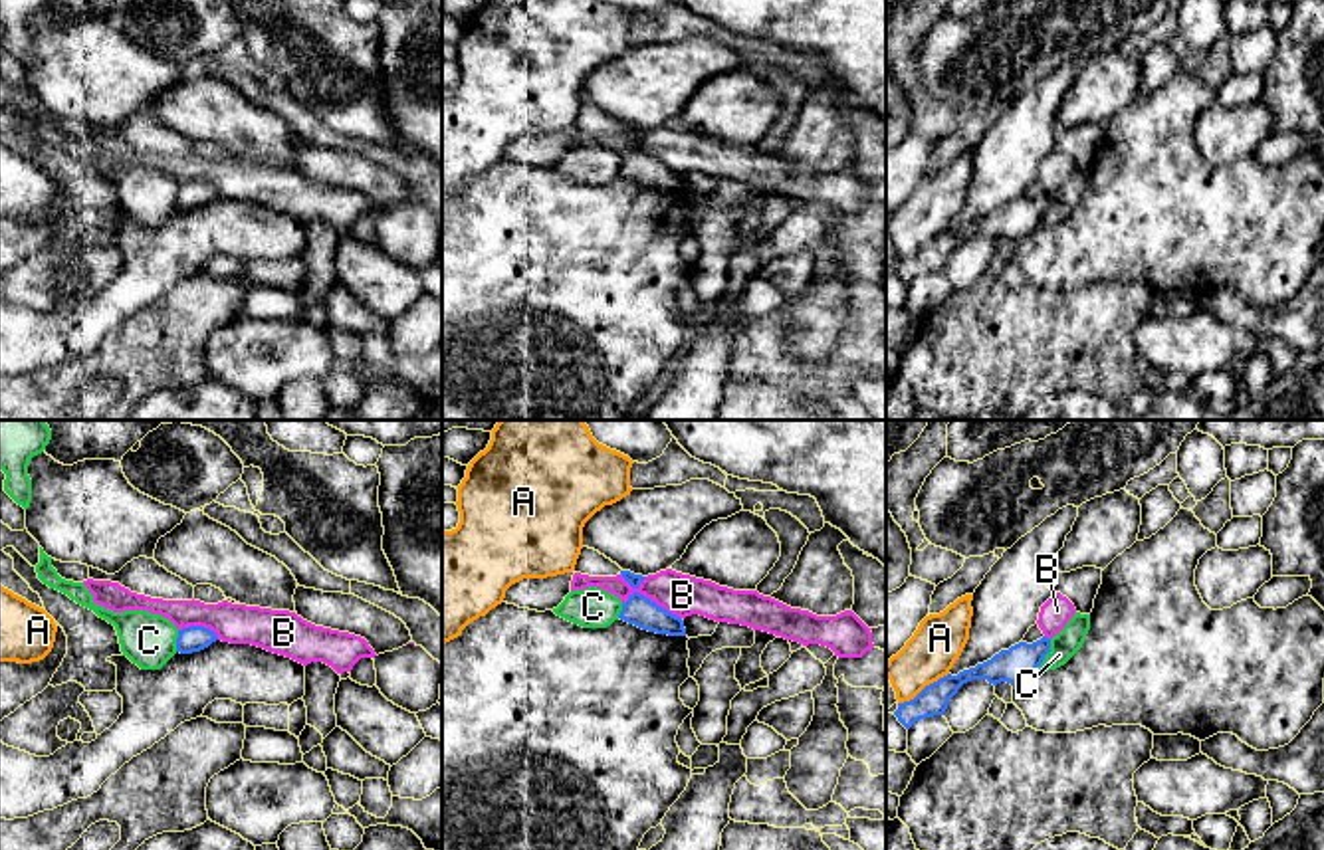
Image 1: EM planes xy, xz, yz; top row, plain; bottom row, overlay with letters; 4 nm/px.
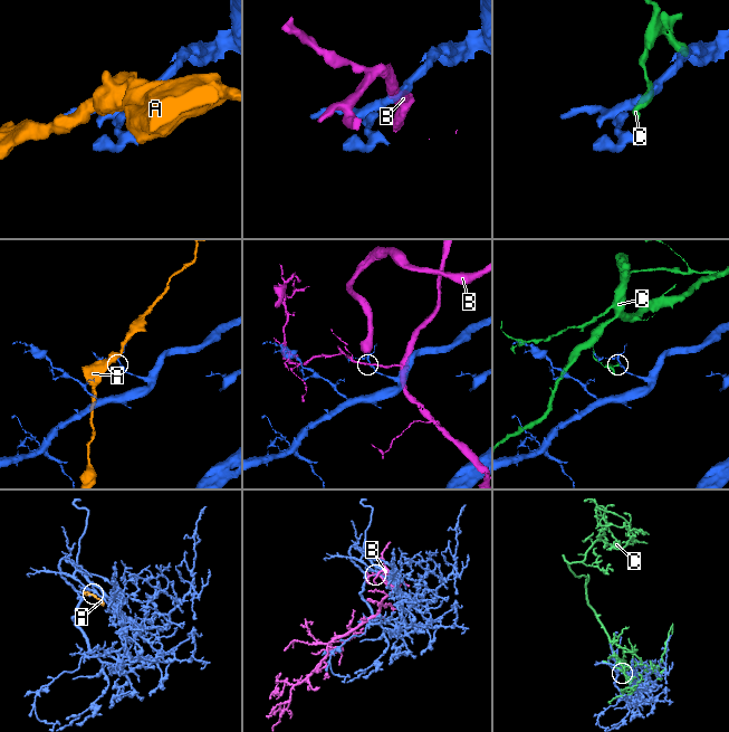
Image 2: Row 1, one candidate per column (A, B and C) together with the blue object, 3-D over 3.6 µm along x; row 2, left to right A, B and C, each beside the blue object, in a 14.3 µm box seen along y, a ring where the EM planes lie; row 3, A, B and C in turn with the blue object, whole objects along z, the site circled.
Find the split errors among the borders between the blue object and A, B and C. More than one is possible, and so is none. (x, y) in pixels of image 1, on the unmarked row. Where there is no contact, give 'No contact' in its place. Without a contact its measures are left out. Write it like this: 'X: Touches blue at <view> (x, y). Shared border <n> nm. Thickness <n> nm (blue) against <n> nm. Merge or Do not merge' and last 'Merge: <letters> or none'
A: Touches blue at yz (924, 244). Shared border 240 nm. Thickness 120 nm (blue) against 200 nm. Do not merge
B: Touches blue at xz (649, 155). Shared border 320 nm. Thickness 120 nm (blue) against 170 nm. Do not merge
C: Touches blue at yz (1047, 209). Shared border 150 nm. Thickness 140 nm (blue) against 110 nm. Do not merge
Merge: none

